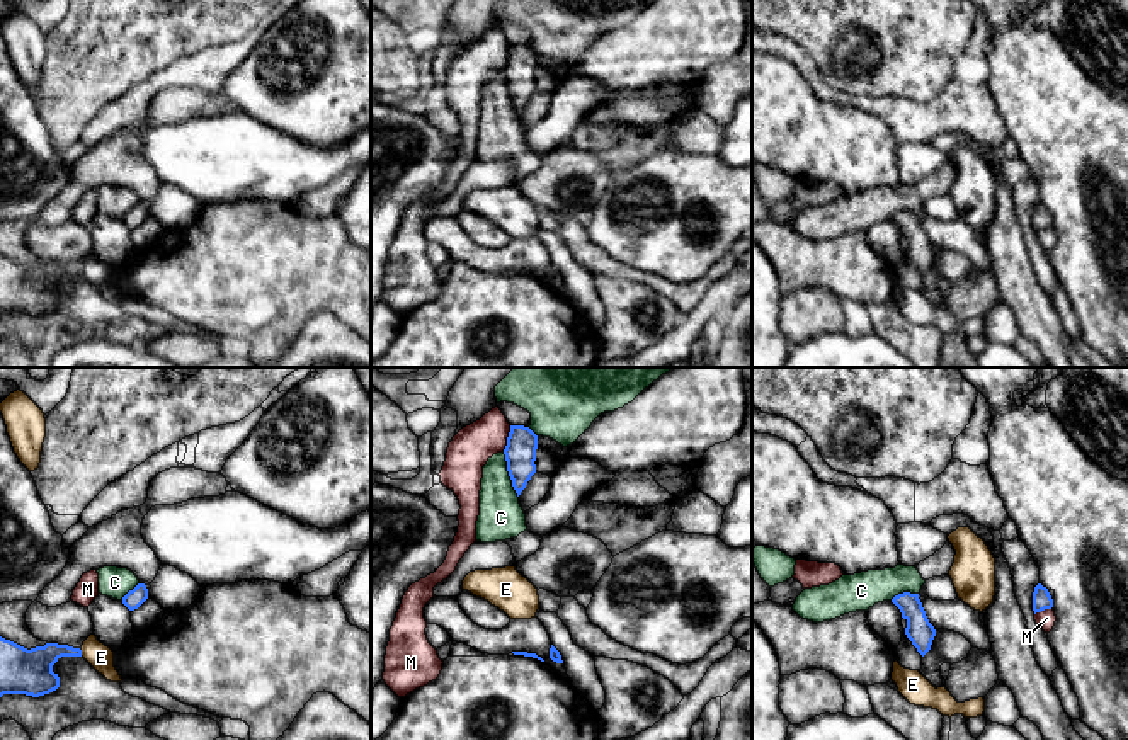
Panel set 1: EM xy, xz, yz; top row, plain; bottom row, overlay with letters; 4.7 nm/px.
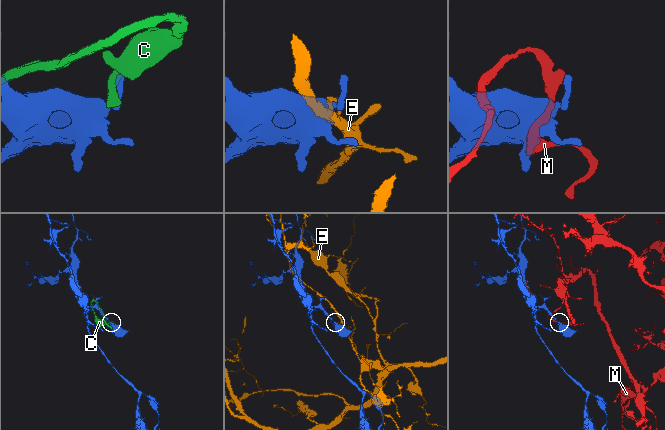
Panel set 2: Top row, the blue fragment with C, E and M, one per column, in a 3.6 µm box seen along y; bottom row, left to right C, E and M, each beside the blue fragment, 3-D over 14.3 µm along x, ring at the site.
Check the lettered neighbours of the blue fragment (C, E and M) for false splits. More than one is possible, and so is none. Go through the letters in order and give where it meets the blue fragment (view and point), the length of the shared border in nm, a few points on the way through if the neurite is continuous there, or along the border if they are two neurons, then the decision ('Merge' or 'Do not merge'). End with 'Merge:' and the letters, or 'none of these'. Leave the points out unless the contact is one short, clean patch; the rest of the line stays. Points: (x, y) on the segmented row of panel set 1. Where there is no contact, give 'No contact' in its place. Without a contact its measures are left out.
C: Touches blue at xz (509, 475). Shared border 240 nm. Do not merge
E: Touches blue at xy (80, 652). Shared border 40 nm. Do not merge
M: Touches blue at xz (507, 438). Shared border 130 nm. Do not merge
Merge: none of these

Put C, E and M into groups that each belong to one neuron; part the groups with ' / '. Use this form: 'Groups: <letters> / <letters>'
Groups: C / E / M

